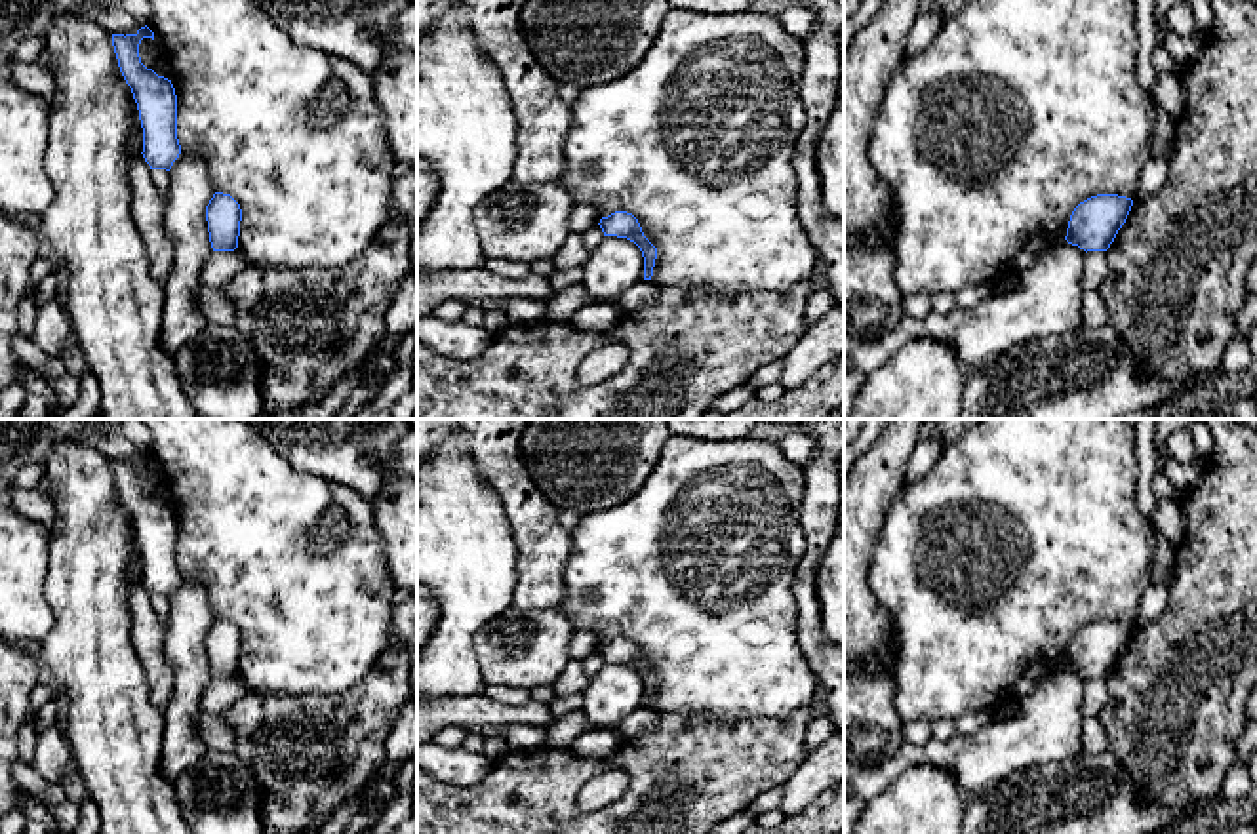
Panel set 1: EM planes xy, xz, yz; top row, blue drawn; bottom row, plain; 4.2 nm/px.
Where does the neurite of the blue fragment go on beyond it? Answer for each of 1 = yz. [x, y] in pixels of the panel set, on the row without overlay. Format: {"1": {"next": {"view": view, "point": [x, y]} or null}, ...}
{"1": {"next": null}}

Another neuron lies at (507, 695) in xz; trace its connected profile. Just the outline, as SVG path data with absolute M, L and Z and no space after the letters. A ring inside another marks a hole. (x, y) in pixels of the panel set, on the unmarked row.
M486 685L484 695L510 706L520 706L531 701L528 689L503 687L503 685Z

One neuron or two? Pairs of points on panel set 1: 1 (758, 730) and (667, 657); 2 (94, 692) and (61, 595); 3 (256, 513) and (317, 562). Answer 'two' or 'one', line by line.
1: two
2: one
3: one

